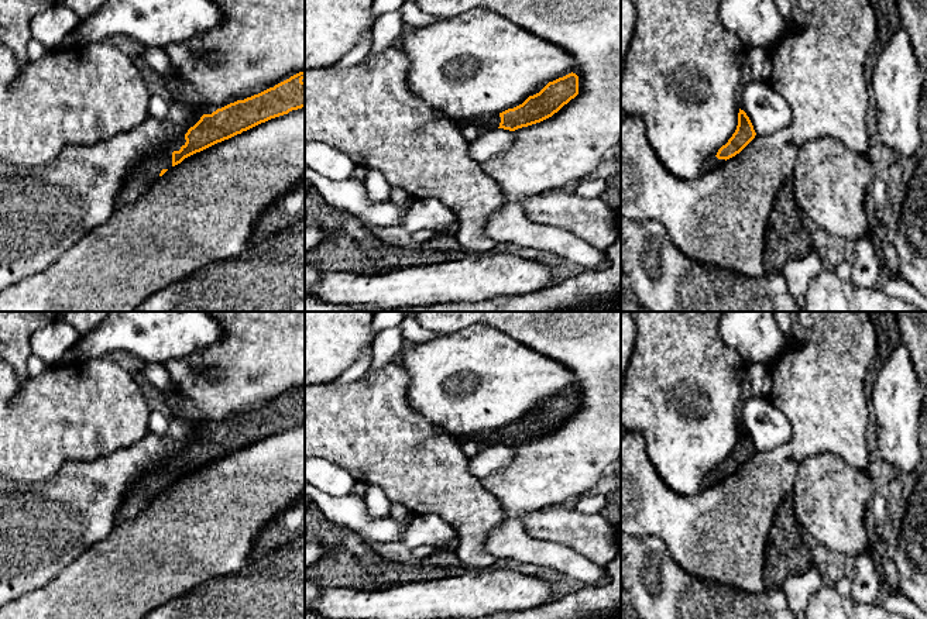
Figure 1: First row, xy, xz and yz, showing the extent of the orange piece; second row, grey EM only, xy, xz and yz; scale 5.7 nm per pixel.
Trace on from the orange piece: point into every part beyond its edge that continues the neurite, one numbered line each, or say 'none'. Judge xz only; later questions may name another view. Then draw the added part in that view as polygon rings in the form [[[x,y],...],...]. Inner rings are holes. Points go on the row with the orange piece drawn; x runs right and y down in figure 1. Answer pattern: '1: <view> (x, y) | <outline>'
1: xz (488, 121) | [[[499,113],[477,116],[474,118],[456,118],[457,127],[463,128],[467,123],[473,123],[480,131],[490,131],[499,127],[501,117]]]

